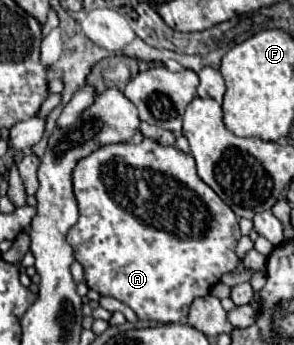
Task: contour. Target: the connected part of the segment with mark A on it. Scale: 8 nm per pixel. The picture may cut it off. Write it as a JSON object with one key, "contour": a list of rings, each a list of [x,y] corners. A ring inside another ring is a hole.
{"contour":[[[143,139],[139,145],[133,143],[115,143],[115,145],[105,145],[93,151],[91,155],[83,157],[75,171],[73,171],[73,187],[75,187],[75,197],[79,203],[79,221],[77,225],[69,231],[67,241],[73,247],[75,259],[83,265],[85,269],[85,283],[89,289],[95,289],[101,295],[109,295],[119,299],[121,303],[129,305],[135,315],[141,321],[159,321],[159,323],[185,323],[187,321],[187,311],[193,299],[203,297],[209,293],[209,289],[221,279],[223,273],[231,273],[239,267],[239,257],[235,255],[237,241],[241,237],[239,223],[235,213],[219,199],[219,195],[205,183],[201,183],[201,177],[197,175],[193,155],[181,153],[175,147],[163,147],[151,139]]]}

